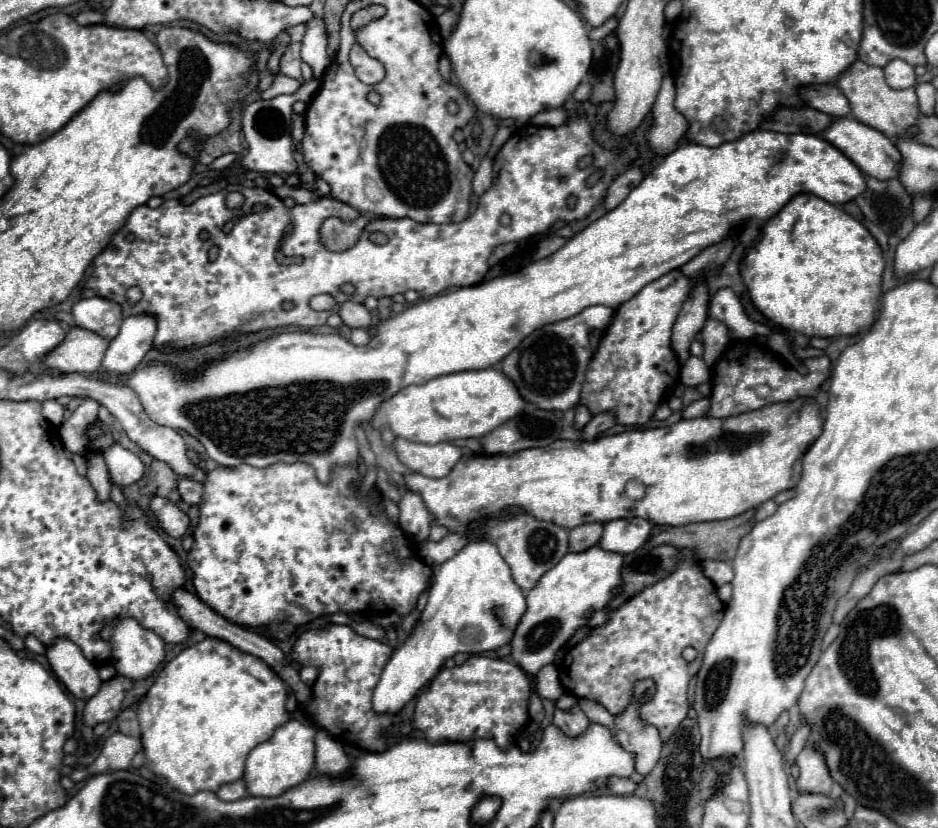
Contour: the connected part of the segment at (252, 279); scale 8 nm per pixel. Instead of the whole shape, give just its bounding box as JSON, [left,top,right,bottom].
[83,102,639,348]

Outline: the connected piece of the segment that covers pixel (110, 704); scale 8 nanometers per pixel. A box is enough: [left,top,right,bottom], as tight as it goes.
[83,676,131,726]

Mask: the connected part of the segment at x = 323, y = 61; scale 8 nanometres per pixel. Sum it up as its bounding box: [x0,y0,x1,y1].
[301,18,329,80]

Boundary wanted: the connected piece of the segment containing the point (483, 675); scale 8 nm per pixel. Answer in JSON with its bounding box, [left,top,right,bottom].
[413,656,529,748]

